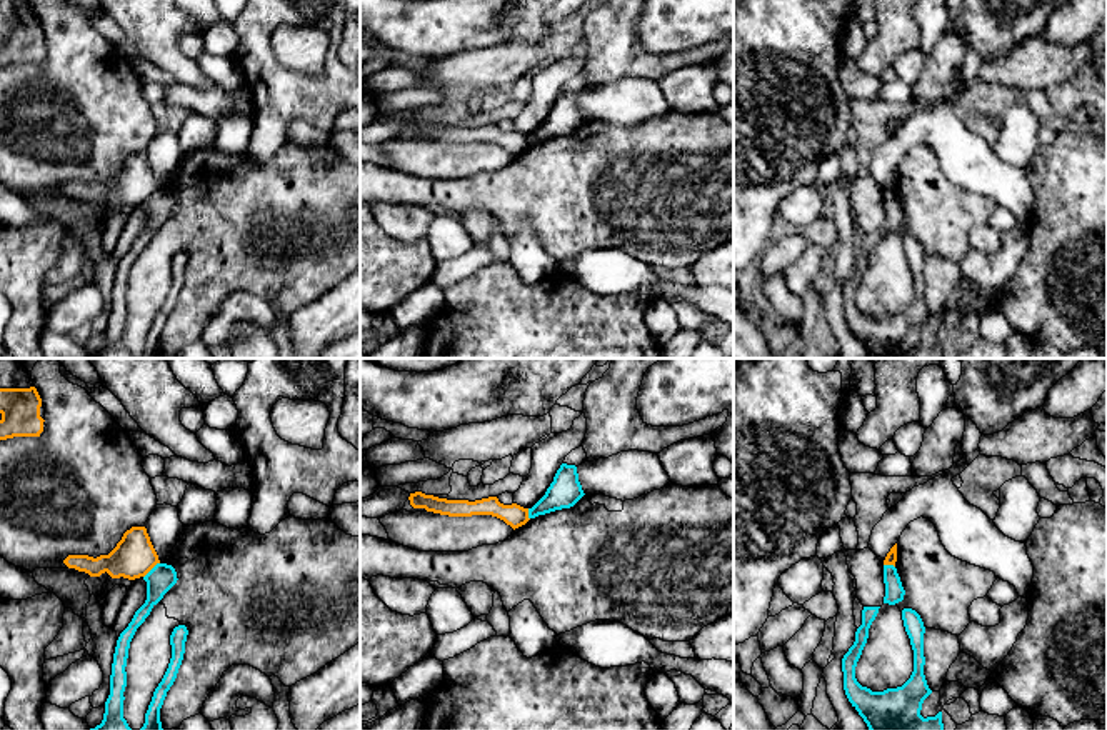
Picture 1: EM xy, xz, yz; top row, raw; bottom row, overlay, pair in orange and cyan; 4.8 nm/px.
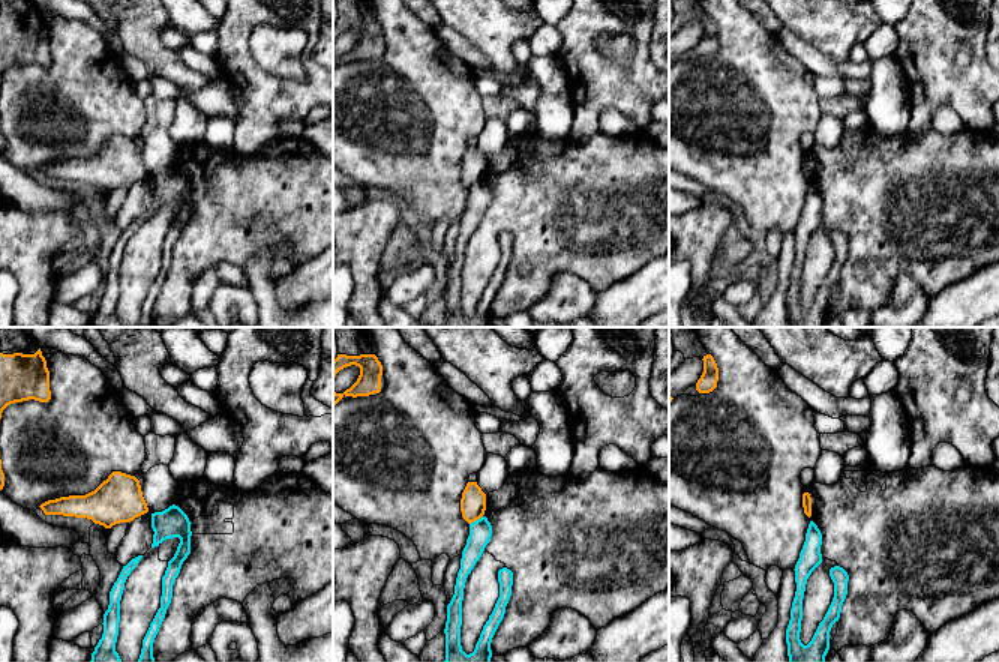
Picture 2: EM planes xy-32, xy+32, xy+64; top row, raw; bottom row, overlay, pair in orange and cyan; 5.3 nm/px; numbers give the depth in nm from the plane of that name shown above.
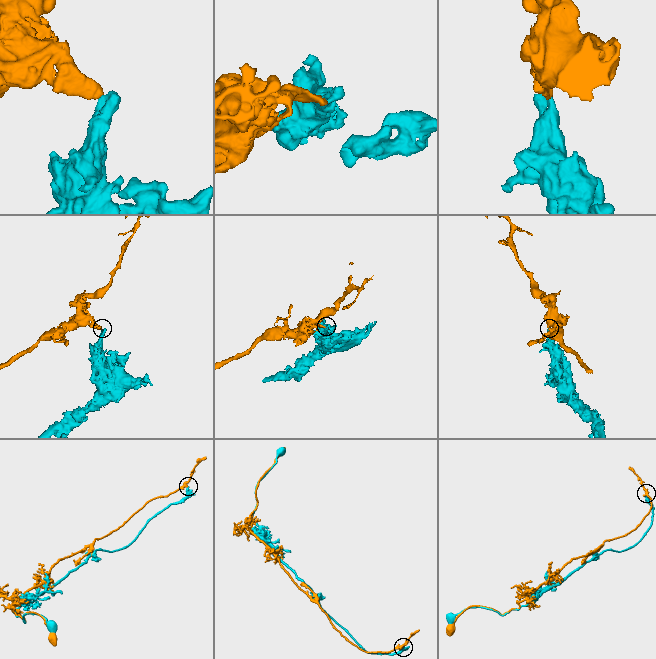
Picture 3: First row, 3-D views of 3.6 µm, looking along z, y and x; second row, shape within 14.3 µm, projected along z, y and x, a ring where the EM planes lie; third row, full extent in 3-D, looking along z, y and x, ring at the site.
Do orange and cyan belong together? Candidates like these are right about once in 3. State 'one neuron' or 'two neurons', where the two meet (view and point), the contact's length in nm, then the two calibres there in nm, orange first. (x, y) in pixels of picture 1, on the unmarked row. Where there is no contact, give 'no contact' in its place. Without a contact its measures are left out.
two neurons | xy (150, 195) | 110 nm | 200/140 nm

